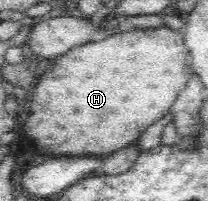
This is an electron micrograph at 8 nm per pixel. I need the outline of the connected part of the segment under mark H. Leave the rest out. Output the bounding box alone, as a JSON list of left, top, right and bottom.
[25,26,191,158]

